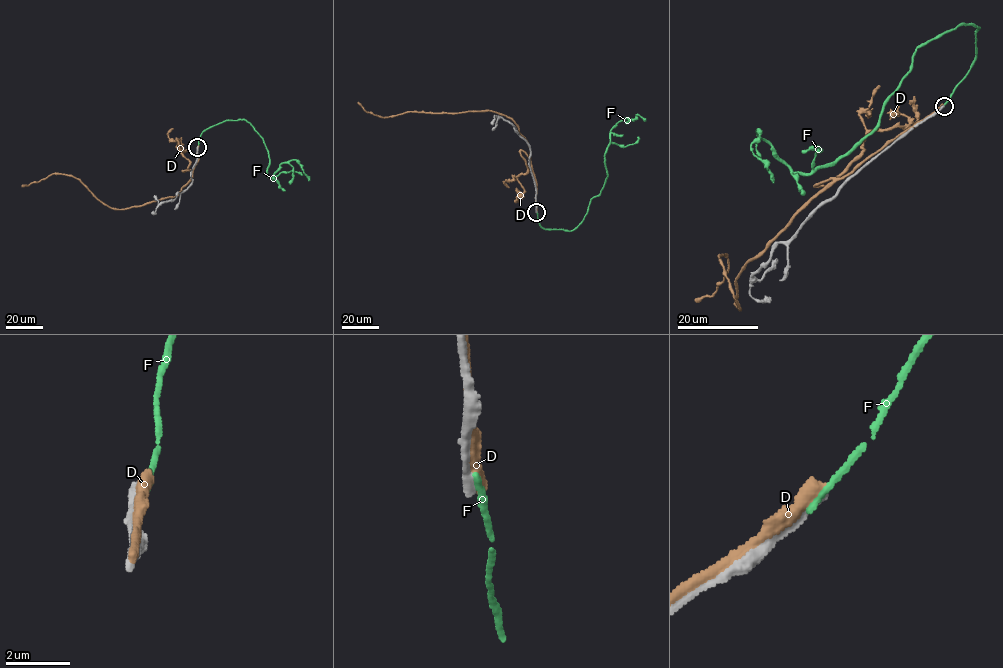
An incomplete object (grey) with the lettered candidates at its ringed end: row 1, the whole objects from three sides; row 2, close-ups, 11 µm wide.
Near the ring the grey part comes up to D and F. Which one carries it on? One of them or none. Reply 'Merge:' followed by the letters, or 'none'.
Merge: none

